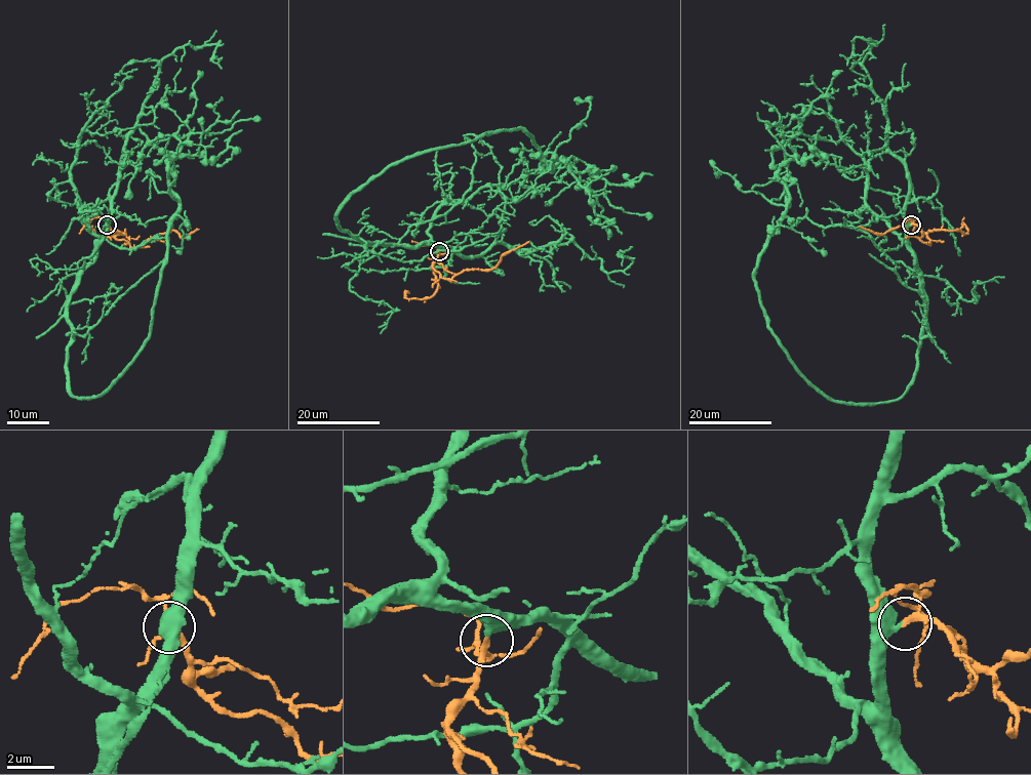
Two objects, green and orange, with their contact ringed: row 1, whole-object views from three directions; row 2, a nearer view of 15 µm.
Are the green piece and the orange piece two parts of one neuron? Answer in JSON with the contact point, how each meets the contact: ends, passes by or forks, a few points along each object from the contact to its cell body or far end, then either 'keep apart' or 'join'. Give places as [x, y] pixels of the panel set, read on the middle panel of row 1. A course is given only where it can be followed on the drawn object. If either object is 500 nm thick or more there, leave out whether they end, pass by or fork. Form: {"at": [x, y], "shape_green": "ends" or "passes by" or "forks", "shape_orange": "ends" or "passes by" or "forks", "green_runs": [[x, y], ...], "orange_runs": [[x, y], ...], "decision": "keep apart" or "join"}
{"at": [439, 251], "green_runs": [[439, 251], [358, 239], [336, 218], [412, 156], [519, 128], [551, 168], [562, 160], [582, 172], [608, 240]], "orange_runs": [[439, 251], [432, 266], [441, 278], [451, 279], [465, 270], [492, 269], [503, 255], [528, 241]], "decision": "join"}

